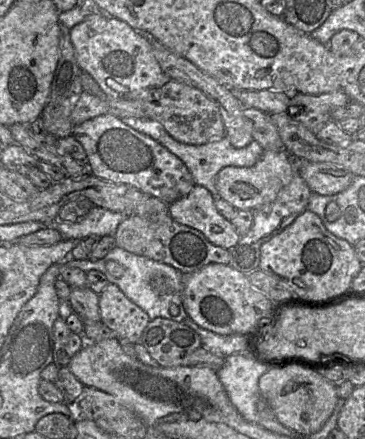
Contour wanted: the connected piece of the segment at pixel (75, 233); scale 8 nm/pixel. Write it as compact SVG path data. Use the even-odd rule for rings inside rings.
M94 205L84 217L75 222L55 221L53 225L63 240L83 240L89 236L114 235L127 216L128 214Z

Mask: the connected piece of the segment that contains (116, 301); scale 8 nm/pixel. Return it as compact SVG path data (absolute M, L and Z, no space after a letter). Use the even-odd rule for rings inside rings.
M108 284L99 294L99 312L101 321L129 344L140 343L143 331L151 321L148 314L133 303L115 284Z

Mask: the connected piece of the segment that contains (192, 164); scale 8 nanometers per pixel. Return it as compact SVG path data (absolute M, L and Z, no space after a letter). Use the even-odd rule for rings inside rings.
M125 118L126 124L141 133L161 143L169 151L179 157L191 172L196 184L207 188L213 195L218 196L217 177L219 172L227 166L249 167L254 165L264 152L260 143L253 139L248 145L240 148L232 146L226 136L204 144L188 144L173 136L160 122L149 118Z

